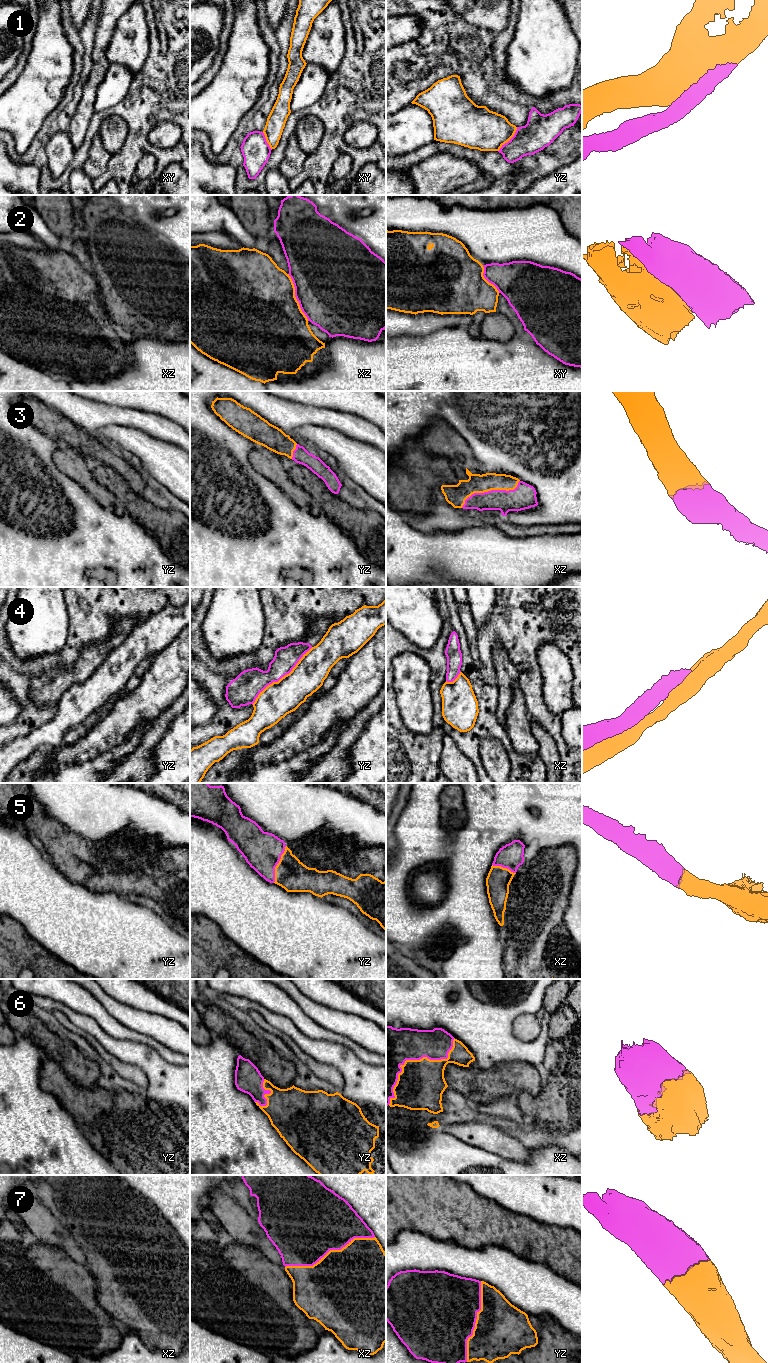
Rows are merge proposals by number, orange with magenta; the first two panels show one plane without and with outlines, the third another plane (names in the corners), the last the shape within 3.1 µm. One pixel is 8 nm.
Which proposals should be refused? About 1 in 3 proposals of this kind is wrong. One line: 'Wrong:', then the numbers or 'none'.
Wrong: 1, 2, 4

